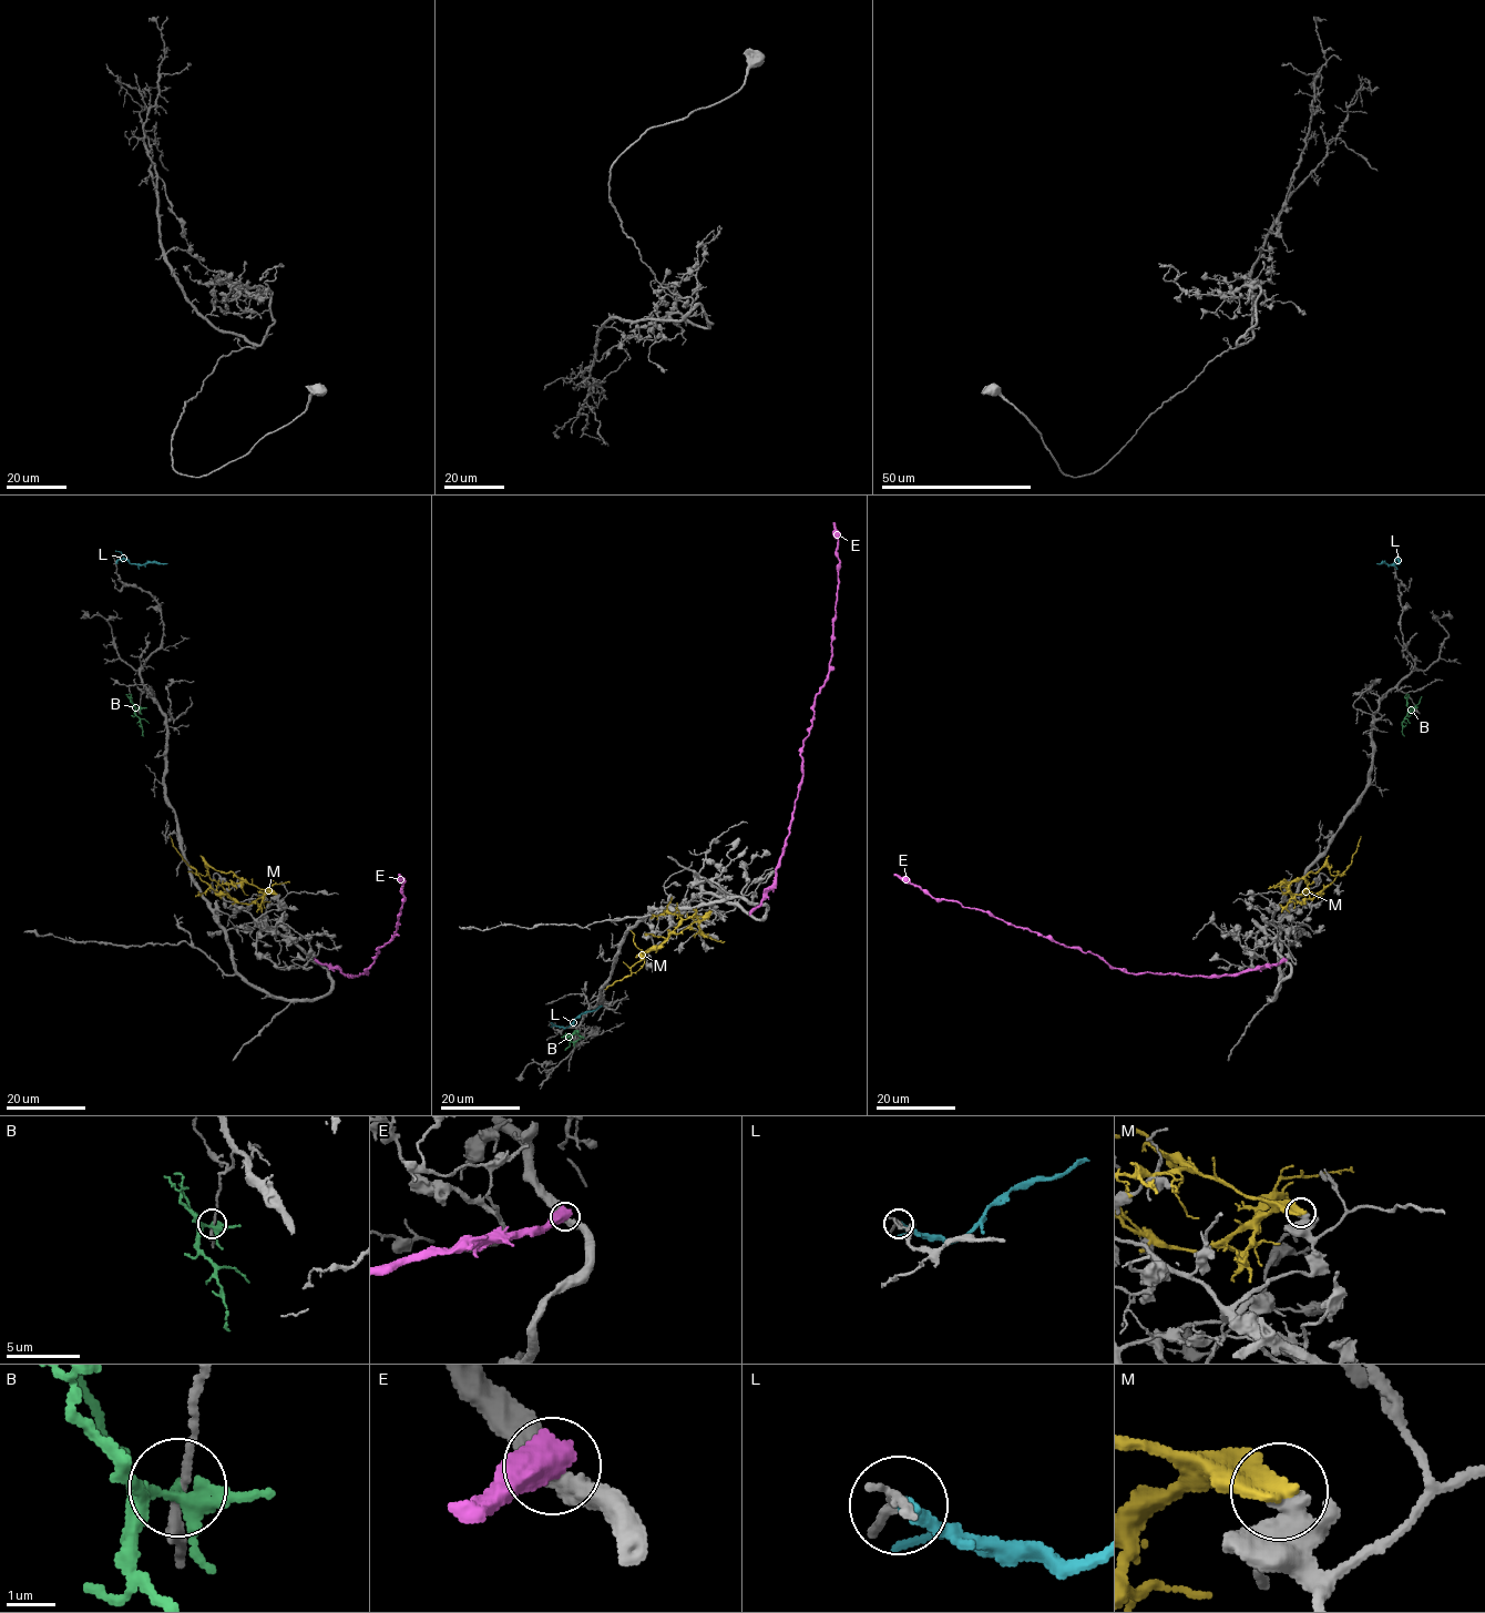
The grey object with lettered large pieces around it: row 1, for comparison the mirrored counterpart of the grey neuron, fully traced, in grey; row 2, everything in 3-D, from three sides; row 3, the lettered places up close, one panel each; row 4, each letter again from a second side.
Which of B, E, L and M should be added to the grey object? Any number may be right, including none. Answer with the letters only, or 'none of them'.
none of them

